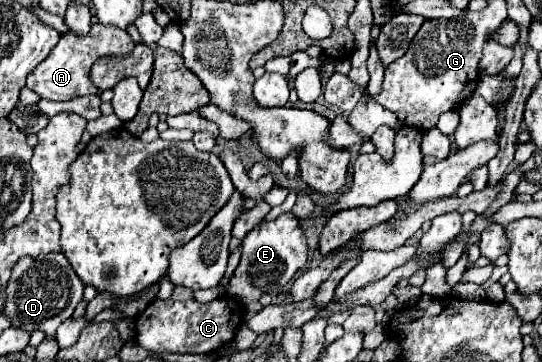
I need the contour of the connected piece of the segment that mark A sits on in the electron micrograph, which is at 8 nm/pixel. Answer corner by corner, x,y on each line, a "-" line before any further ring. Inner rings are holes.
93,24
89,34
73,36
67,32
61,36
59,44
51,50
47,60
43,60
33,74
27,76
27,86
47,100
73,100
77,96
97,94
95,84
89,78
91,66
103,56
125,56
133,50
131,36
121,28
105,28
105,24

